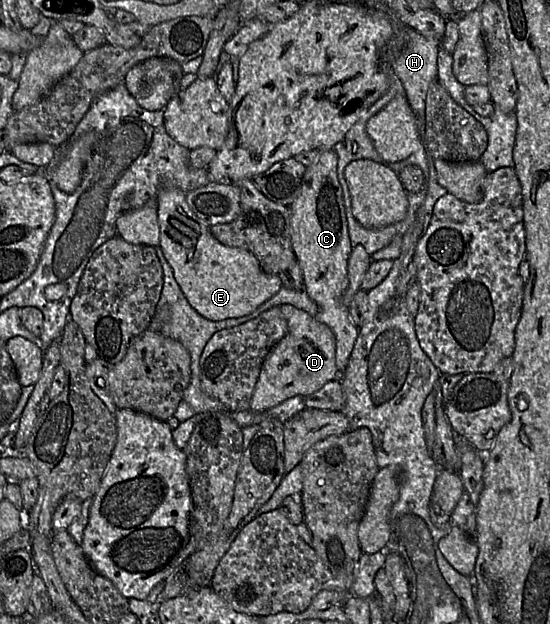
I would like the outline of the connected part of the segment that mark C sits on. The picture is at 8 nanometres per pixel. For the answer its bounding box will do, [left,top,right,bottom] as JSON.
[291,149,359,379]

